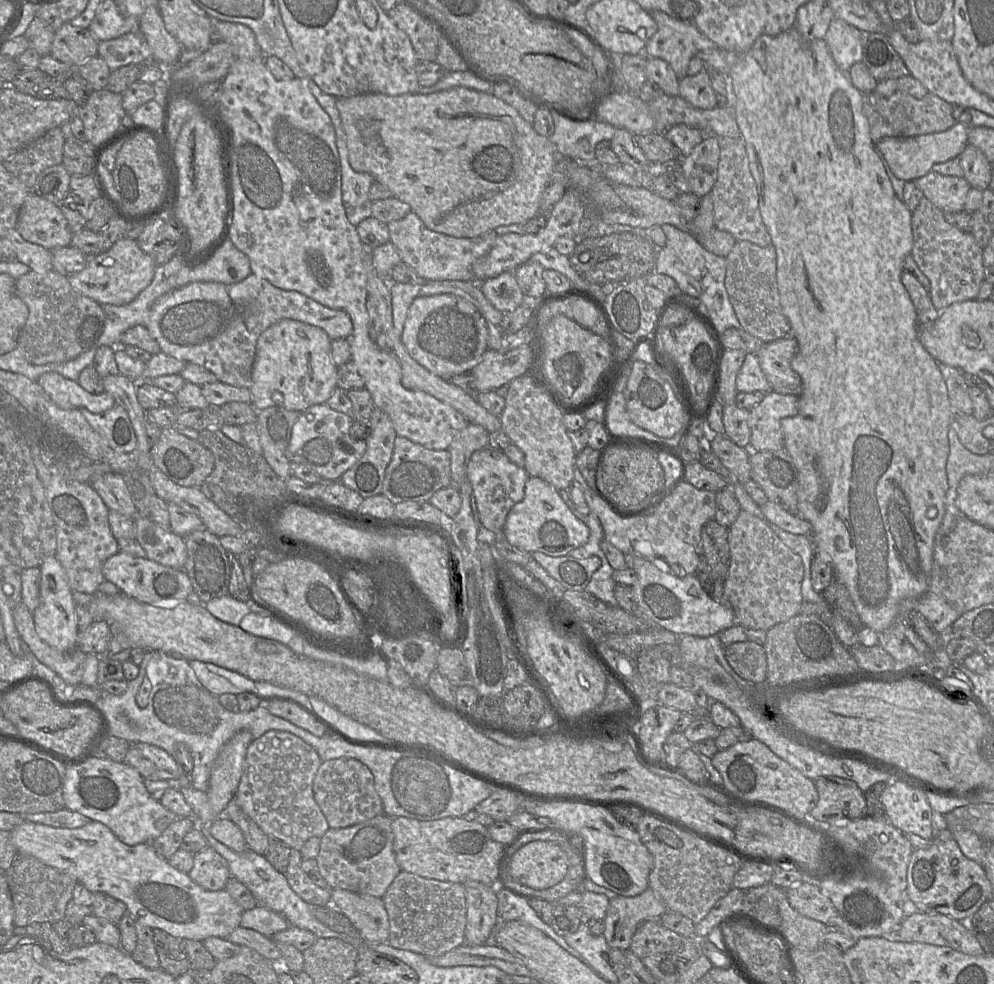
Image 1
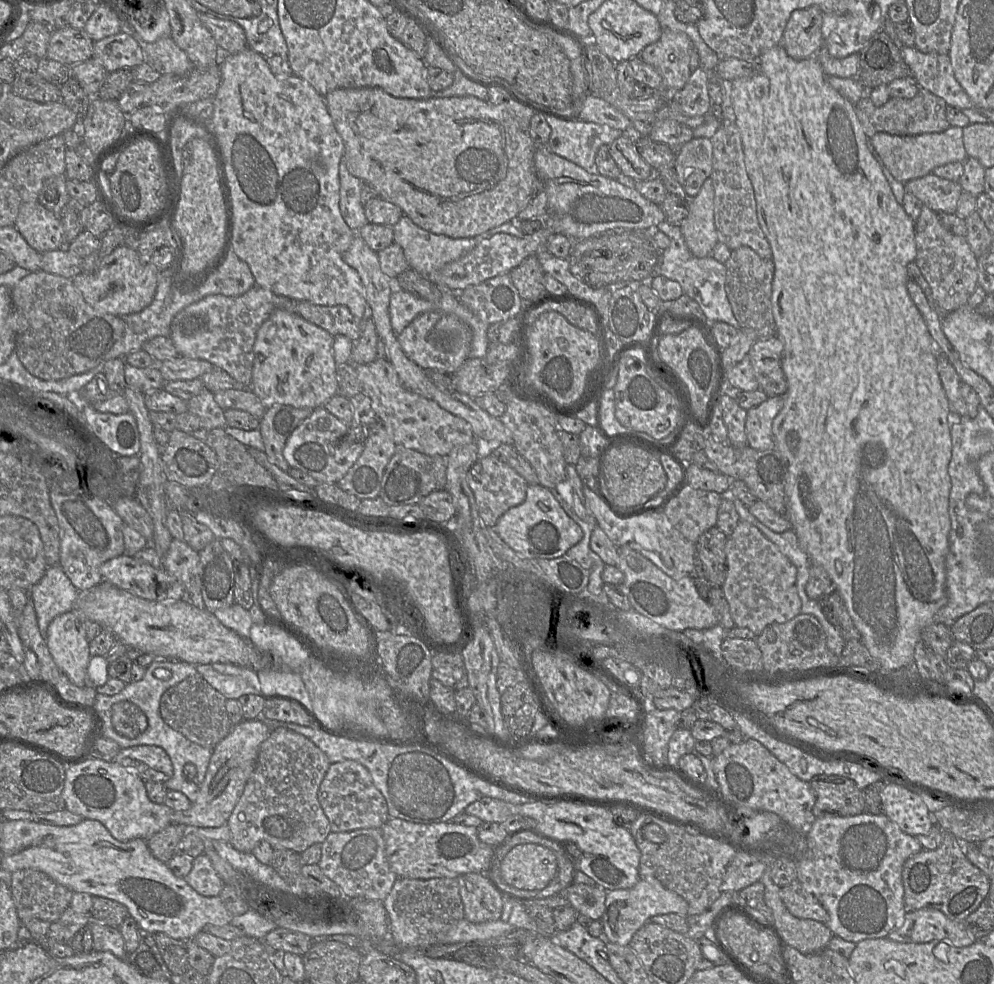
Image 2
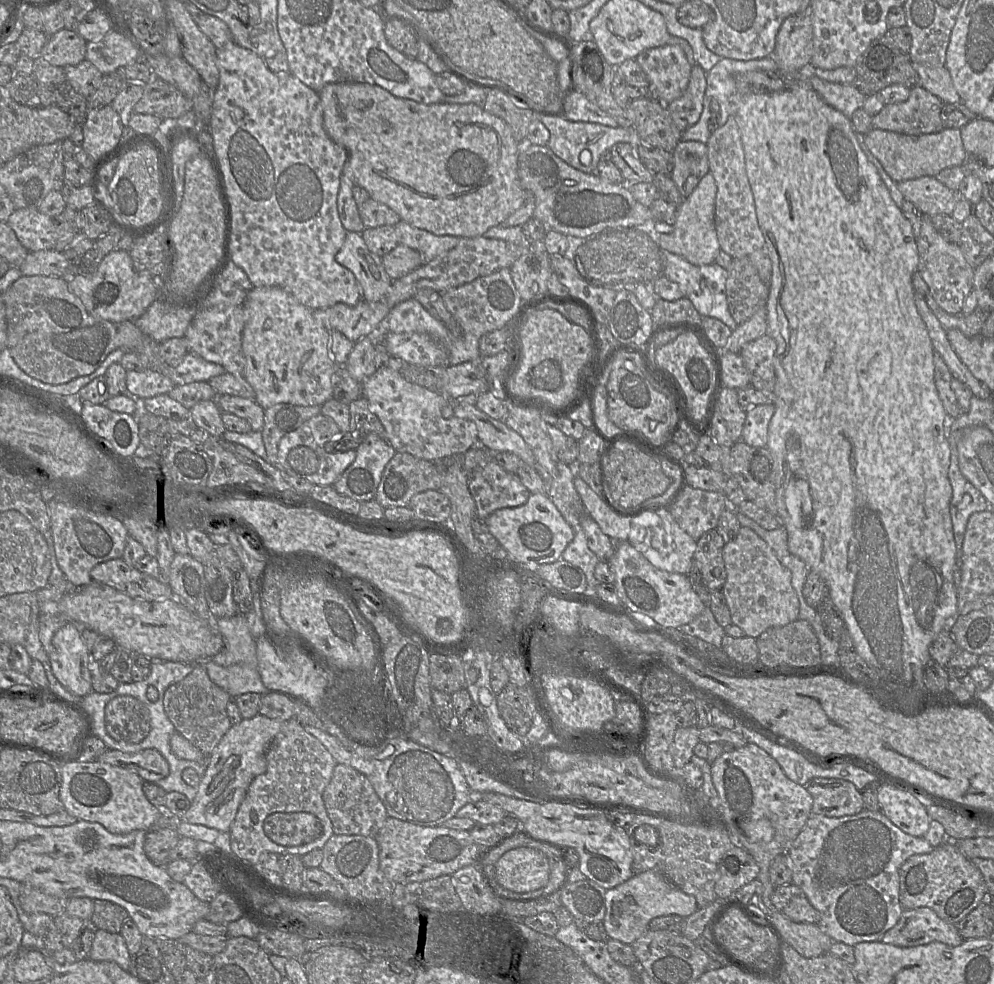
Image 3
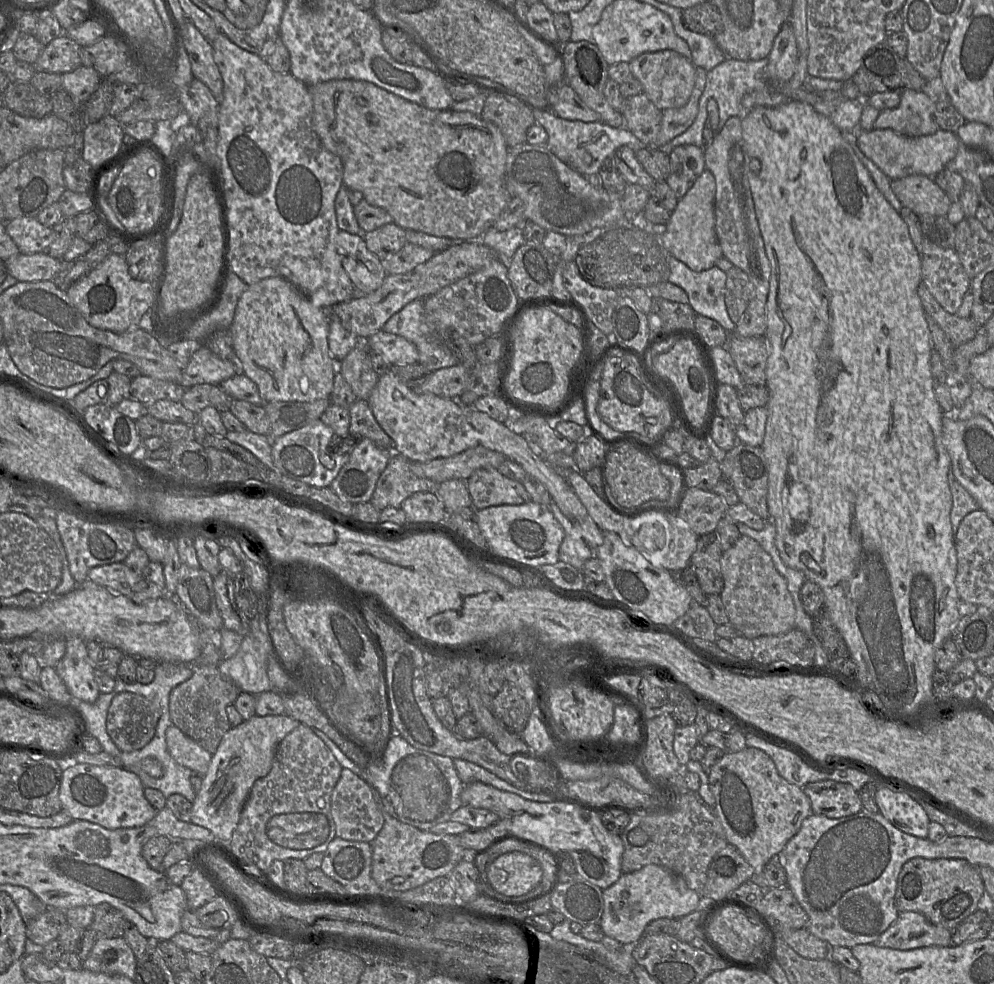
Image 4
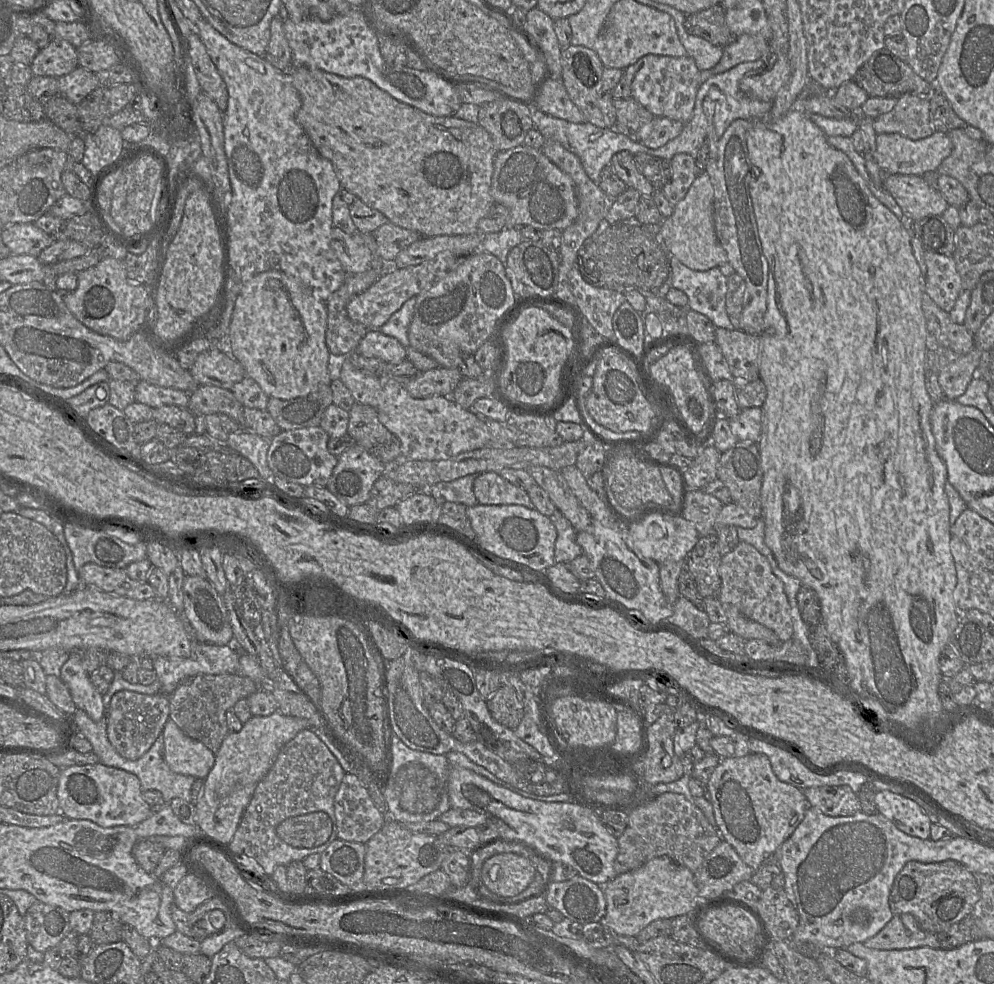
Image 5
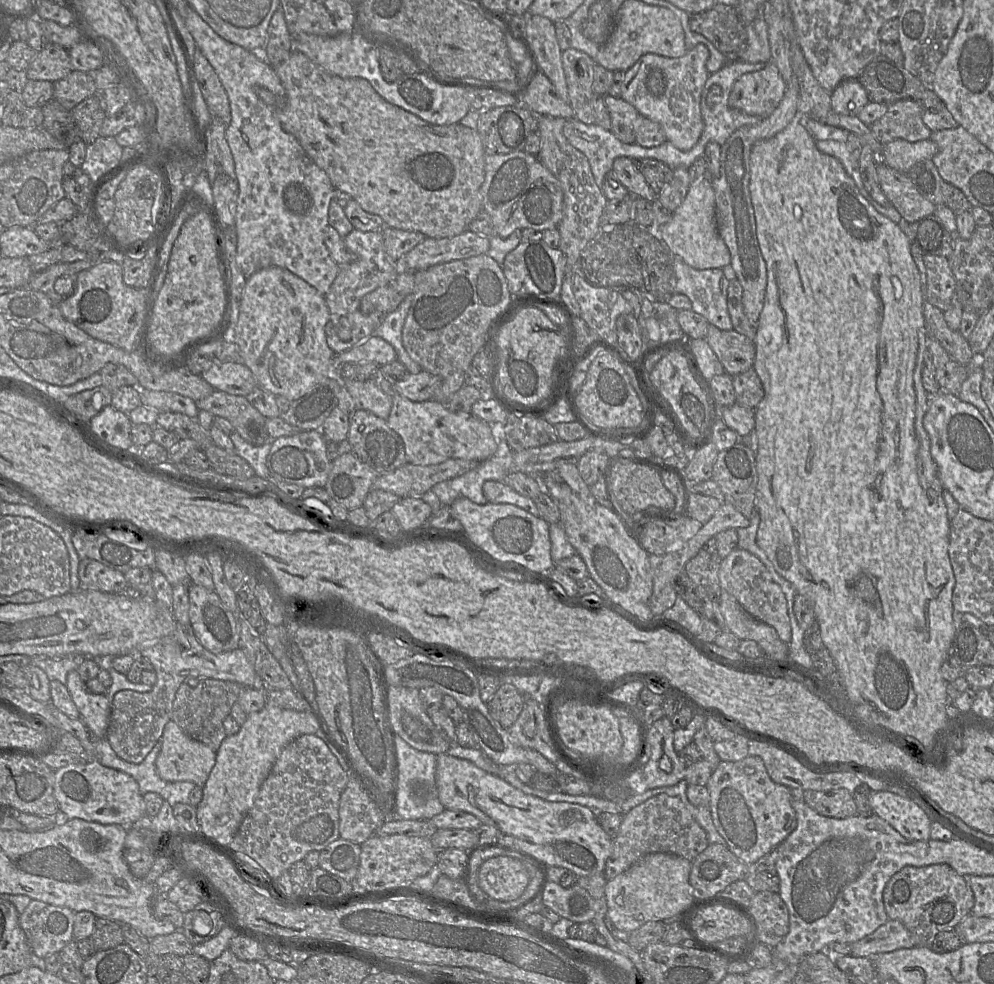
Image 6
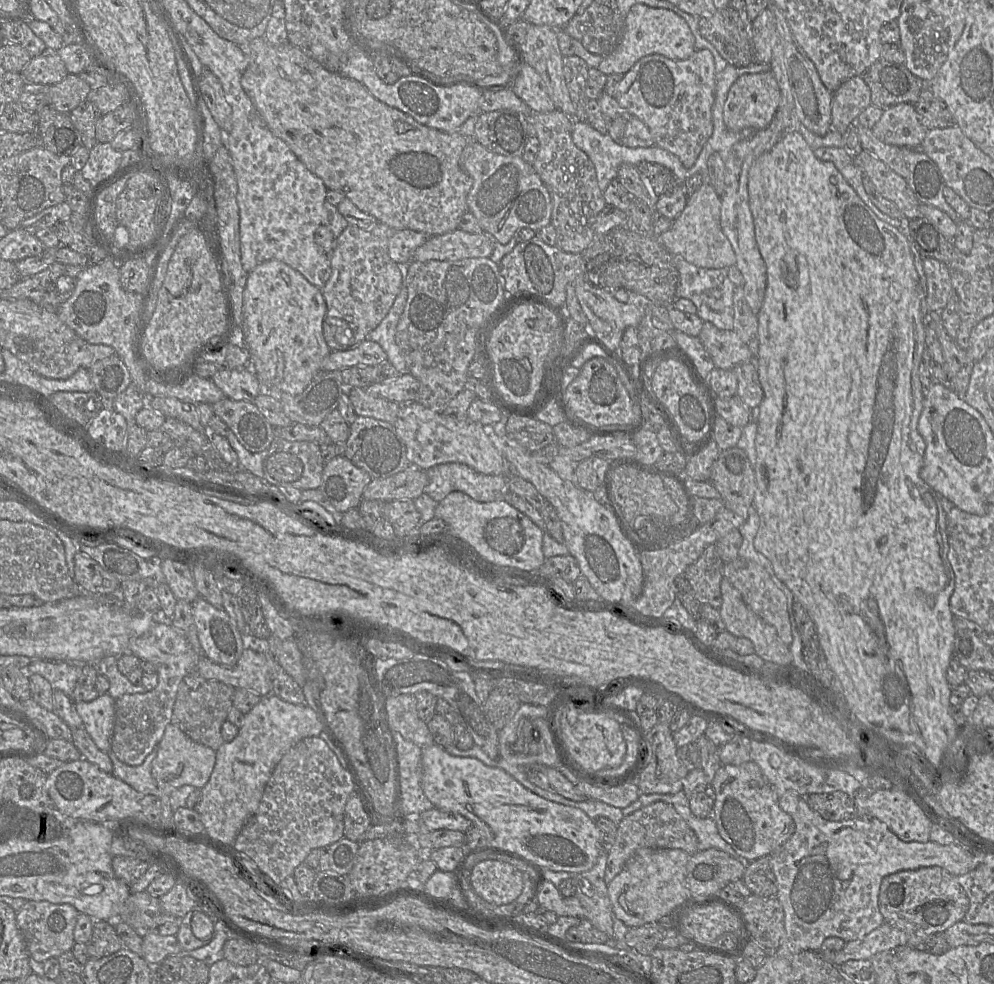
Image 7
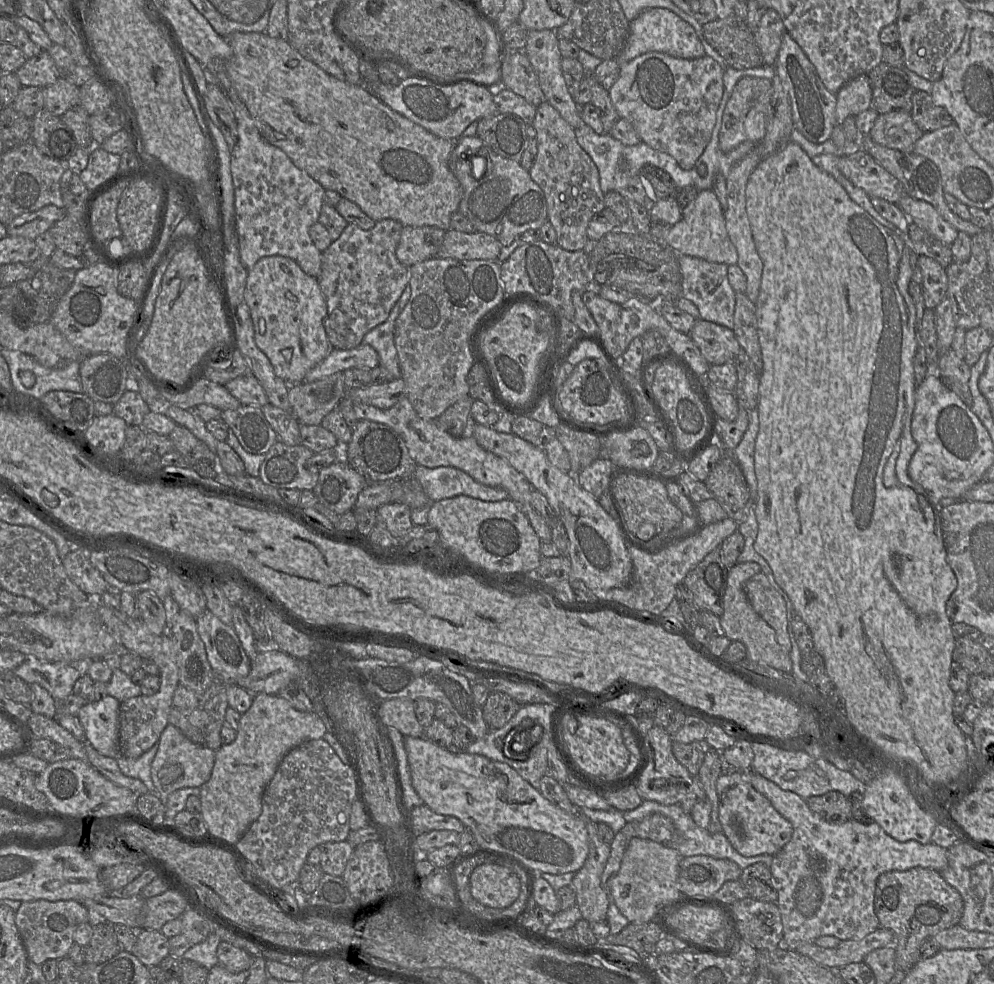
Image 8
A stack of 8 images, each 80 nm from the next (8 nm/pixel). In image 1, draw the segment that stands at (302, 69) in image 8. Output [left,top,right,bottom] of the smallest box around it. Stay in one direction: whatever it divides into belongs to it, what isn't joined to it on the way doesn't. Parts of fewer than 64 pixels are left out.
[336,87,560,238]

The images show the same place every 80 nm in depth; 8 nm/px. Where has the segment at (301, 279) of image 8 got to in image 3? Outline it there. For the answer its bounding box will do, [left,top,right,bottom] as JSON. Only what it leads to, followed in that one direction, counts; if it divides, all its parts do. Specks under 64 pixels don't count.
[242,286,337,409]

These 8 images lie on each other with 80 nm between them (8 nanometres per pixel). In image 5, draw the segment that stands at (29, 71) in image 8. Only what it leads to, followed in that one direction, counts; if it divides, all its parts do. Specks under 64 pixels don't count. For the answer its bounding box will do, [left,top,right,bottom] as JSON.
[30,38,78,77]

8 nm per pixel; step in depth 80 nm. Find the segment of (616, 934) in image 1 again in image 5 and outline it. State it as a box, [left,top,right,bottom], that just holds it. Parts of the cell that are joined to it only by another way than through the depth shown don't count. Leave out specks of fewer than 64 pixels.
[600,856,701,937]

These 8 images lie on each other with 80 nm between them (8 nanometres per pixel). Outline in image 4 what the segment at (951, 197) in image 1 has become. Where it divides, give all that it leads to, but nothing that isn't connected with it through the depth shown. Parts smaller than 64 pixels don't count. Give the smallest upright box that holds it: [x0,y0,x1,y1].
[891,175,952,217]

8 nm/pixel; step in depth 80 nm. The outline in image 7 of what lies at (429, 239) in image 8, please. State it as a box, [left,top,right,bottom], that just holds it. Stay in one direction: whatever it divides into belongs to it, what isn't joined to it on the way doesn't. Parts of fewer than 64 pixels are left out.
[388,229,430,266]

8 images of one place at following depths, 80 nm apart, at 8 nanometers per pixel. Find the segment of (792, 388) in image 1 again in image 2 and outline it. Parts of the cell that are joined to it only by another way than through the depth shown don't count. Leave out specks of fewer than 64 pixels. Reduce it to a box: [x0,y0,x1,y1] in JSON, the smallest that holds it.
[748,337,788,397]

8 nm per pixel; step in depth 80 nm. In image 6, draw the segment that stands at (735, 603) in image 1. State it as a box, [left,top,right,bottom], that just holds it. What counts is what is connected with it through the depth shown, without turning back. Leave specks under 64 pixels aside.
[719,549,792,643]

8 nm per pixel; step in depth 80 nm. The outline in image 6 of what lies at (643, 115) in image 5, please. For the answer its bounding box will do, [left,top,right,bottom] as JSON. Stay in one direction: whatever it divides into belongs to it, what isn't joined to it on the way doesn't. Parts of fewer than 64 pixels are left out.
[604,95,640,144]

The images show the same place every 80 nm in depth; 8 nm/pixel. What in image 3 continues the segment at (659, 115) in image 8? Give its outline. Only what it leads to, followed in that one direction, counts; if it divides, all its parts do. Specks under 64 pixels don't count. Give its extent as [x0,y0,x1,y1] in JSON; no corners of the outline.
[635,45,692,105]

